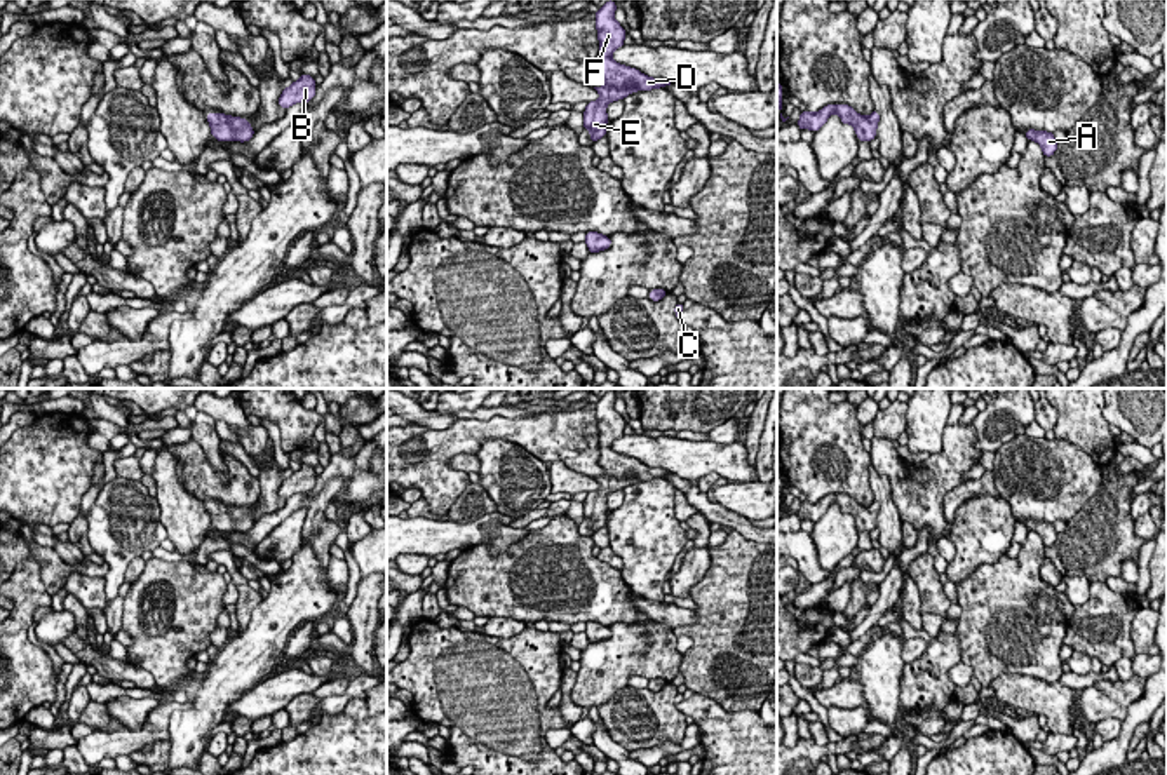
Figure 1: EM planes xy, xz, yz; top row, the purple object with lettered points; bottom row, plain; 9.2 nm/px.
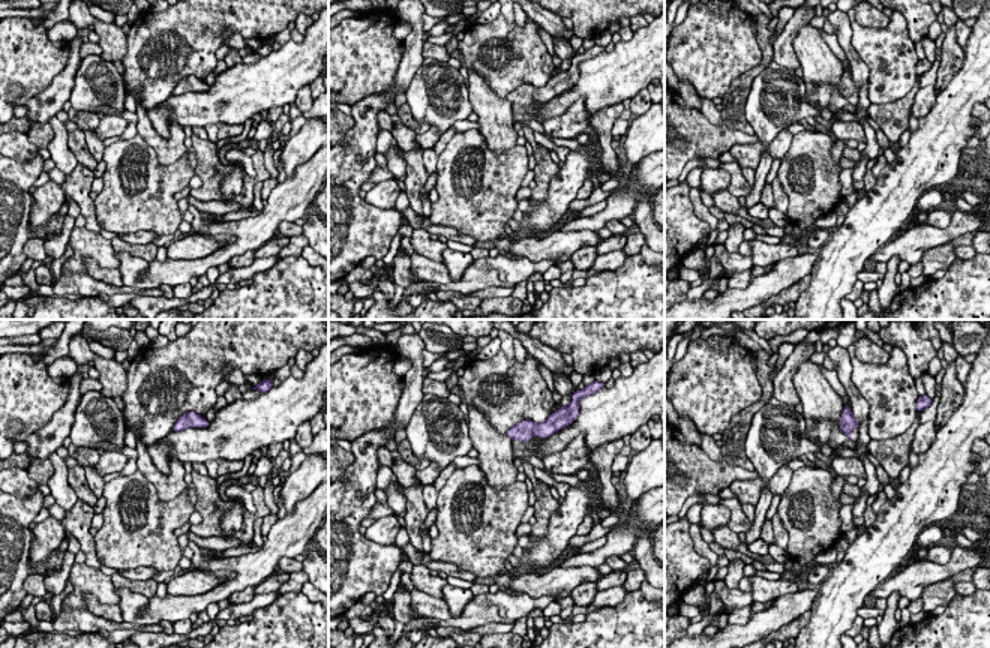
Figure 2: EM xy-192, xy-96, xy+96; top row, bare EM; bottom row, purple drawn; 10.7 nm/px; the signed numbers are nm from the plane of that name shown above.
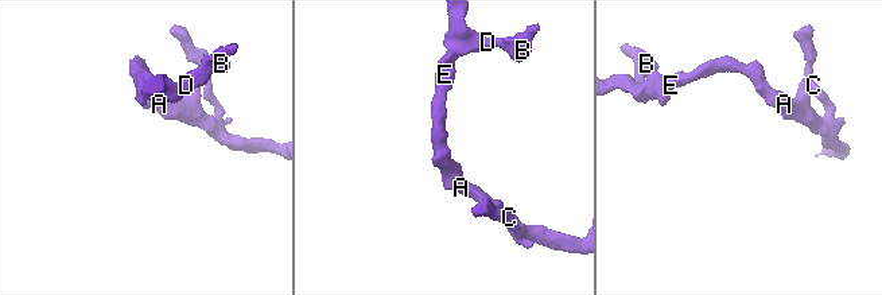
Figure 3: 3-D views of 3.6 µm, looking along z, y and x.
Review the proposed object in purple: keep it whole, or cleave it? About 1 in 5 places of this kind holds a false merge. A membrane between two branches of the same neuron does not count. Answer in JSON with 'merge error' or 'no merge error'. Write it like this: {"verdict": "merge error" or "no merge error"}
{"verdict": "no merge error"}

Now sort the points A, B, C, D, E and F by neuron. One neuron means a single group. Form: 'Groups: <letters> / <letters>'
Groups: A B C D E F

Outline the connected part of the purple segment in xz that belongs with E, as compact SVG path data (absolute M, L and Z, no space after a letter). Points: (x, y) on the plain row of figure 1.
M608 390L596 402L596 418L599 428L599 465L606 470L604 475L594 477L601 486L597 491L587 493L584 502L584 519L590 521L590 531L597 531L606 526L606 495L617 489L624 489L636 481L650 481L671 475L664 468L651 468L639 460L618 455L611 449L611 442L624 435L625 420L615 411L617 394Z

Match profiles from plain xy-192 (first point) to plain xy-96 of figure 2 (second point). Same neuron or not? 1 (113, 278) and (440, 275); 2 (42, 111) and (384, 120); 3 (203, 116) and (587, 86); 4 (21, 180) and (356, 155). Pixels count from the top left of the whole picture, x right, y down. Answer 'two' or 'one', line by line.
1: one
2: two
3: one
4: one

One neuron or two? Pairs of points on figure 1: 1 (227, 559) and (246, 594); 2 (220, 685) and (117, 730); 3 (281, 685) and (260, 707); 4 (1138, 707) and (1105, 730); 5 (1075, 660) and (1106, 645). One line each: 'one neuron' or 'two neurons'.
1: one neuron
2: two neurons
3: one neuron
4: two neurons
5: two neurons

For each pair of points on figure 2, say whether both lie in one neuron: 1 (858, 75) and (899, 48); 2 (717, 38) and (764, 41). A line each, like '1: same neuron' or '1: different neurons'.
1: different neurons
2: different neurons

